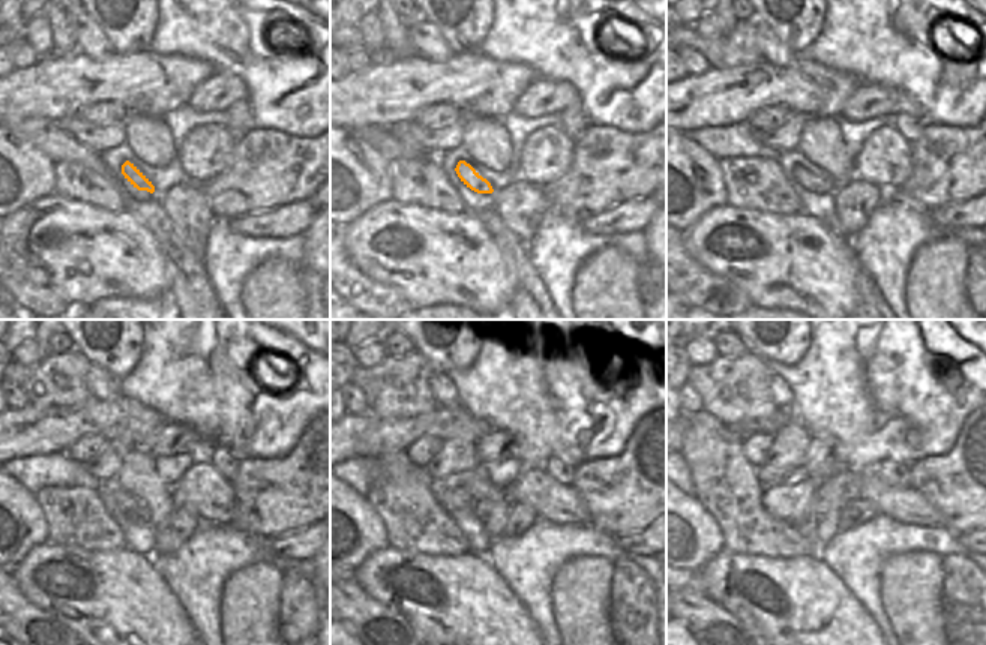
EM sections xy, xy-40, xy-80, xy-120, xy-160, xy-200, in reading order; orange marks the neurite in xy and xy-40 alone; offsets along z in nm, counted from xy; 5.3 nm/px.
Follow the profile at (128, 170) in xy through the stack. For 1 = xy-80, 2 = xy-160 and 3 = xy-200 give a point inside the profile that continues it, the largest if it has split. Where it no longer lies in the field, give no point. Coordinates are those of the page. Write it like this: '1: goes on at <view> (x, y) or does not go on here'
1: goes on at xy-80 (803, 177)
2: goes on at xy-160 (482, 507)
3: goes on at xy-200 (836, 491)

